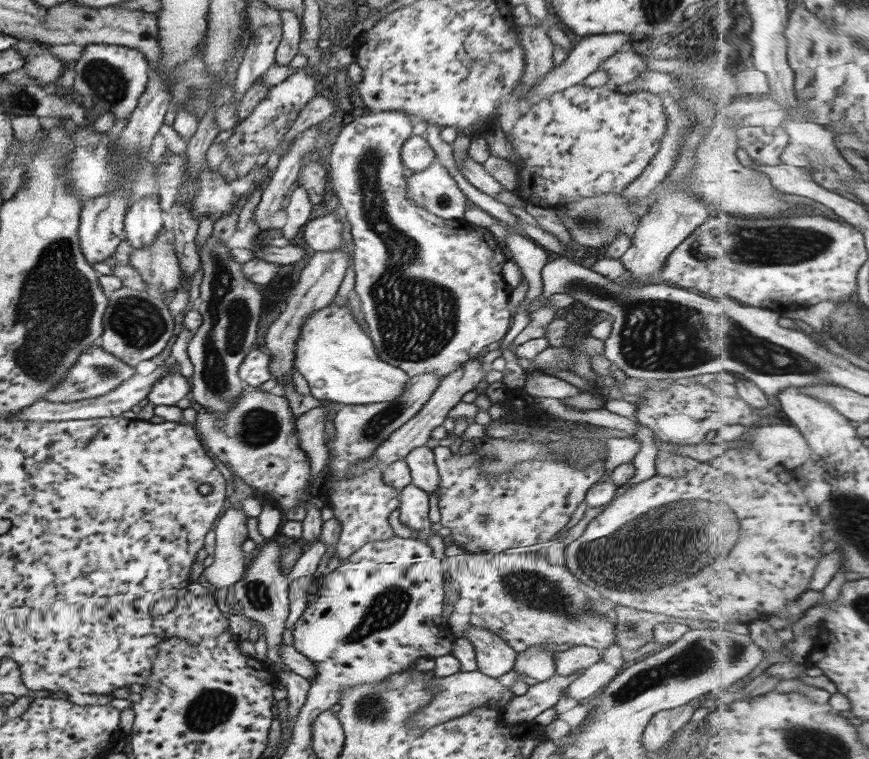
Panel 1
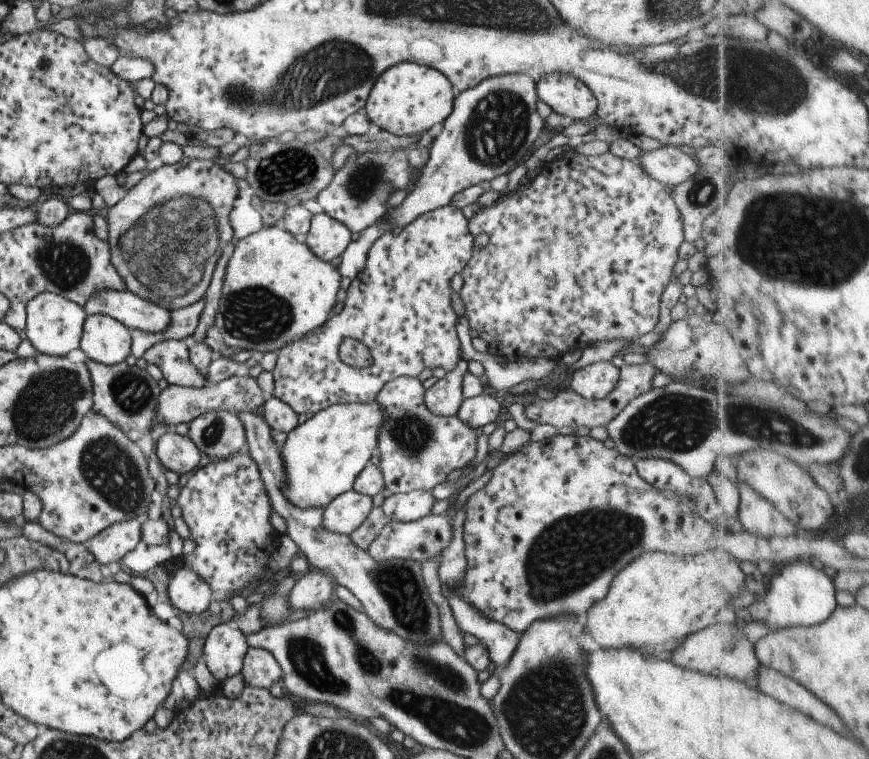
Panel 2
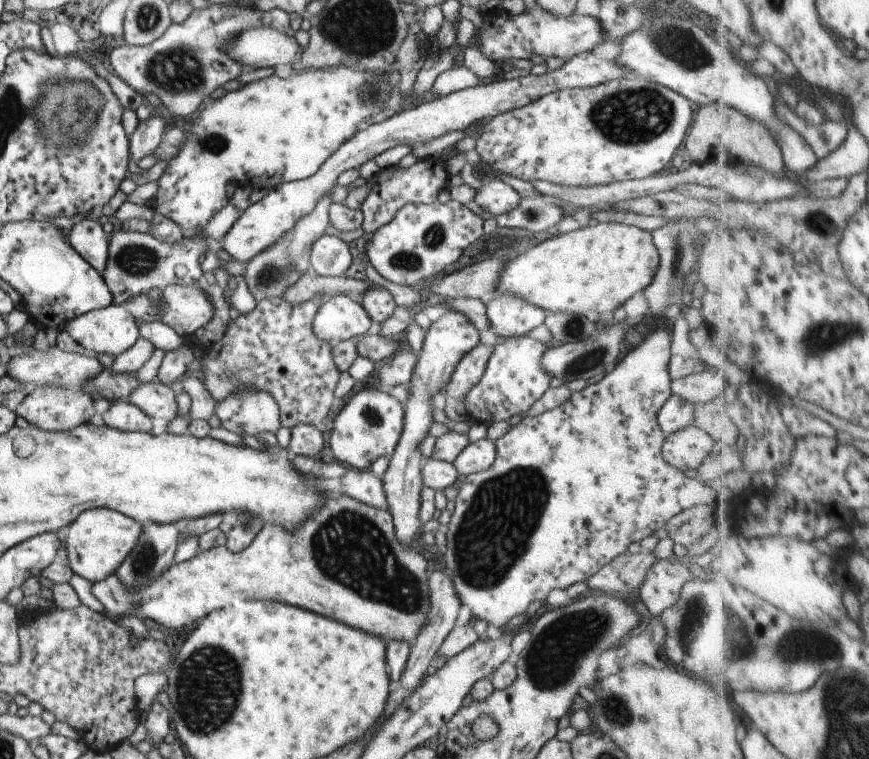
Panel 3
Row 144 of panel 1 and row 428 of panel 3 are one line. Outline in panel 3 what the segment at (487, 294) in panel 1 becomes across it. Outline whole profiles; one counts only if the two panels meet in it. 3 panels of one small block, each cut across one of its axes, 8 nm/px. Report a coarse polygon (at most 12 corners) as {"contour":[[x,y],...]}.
{"contour":[[383,389],[343,402],[327,440],[335,461],[369,470],[391,456],[403,408]]}

